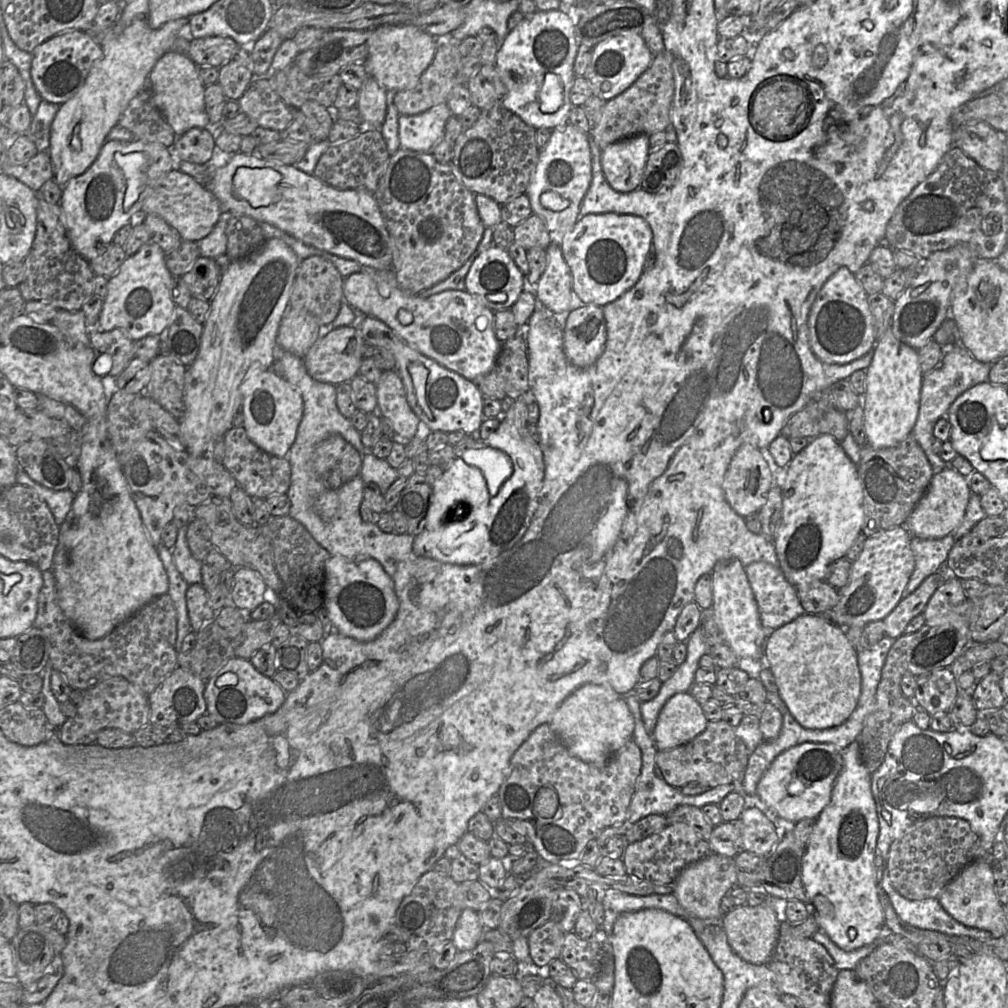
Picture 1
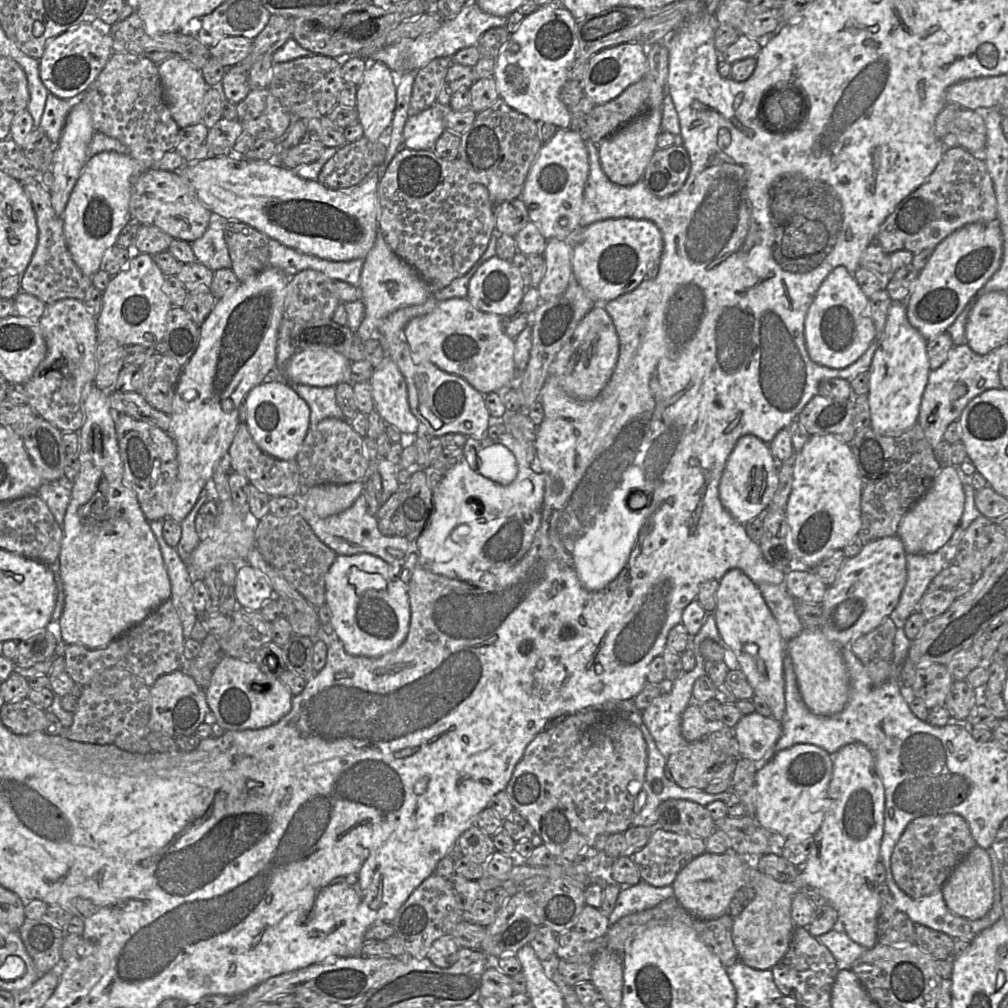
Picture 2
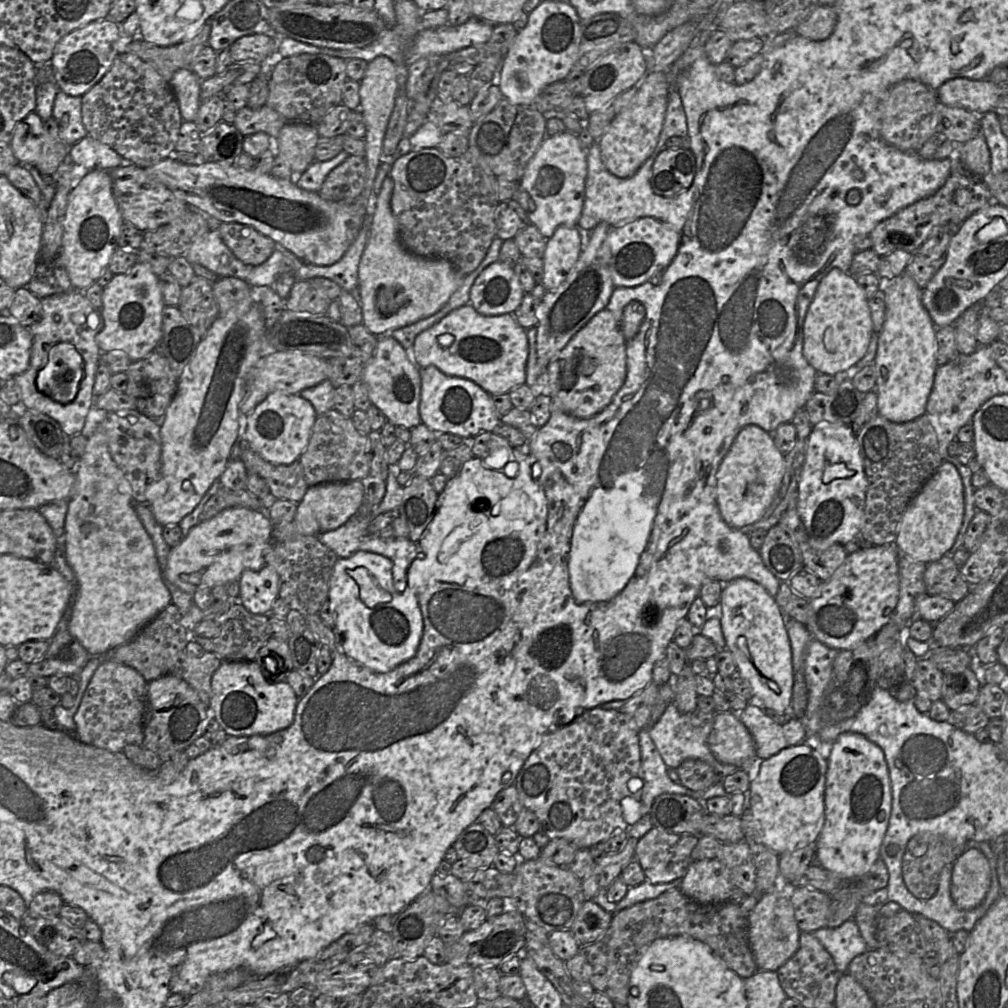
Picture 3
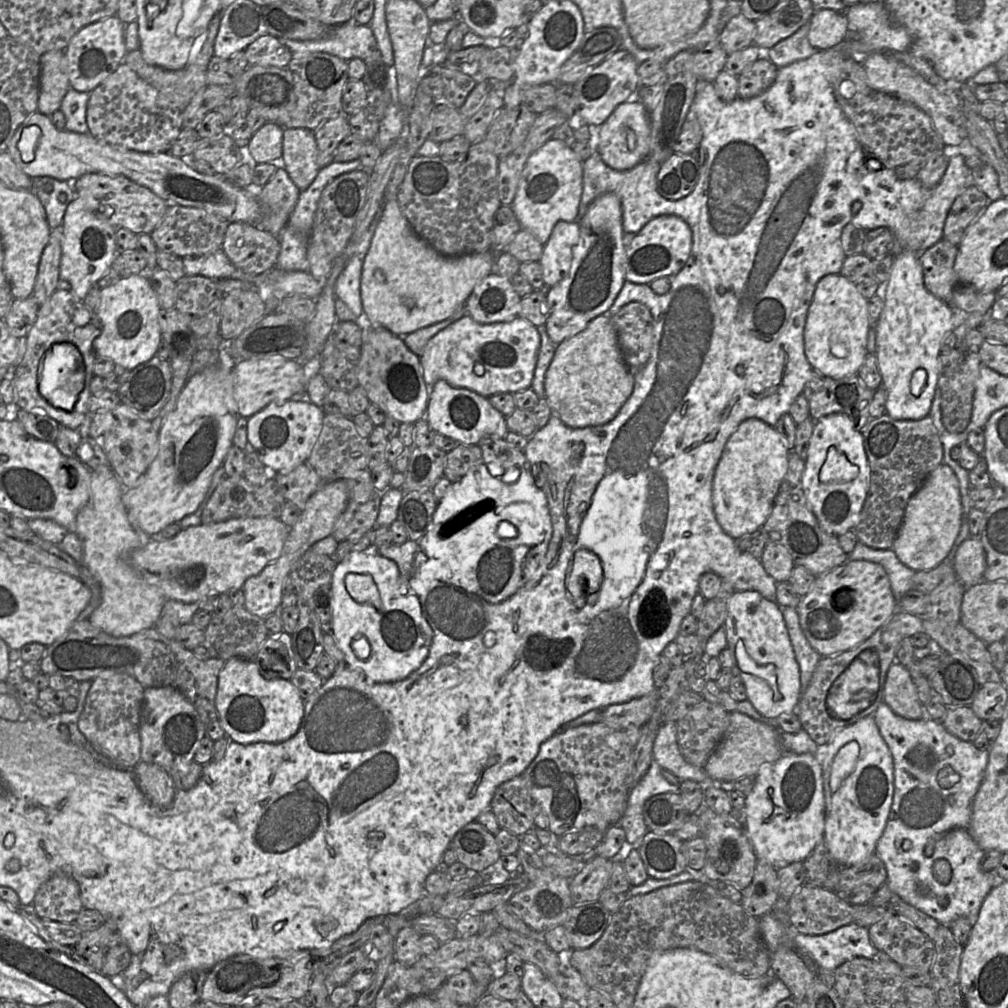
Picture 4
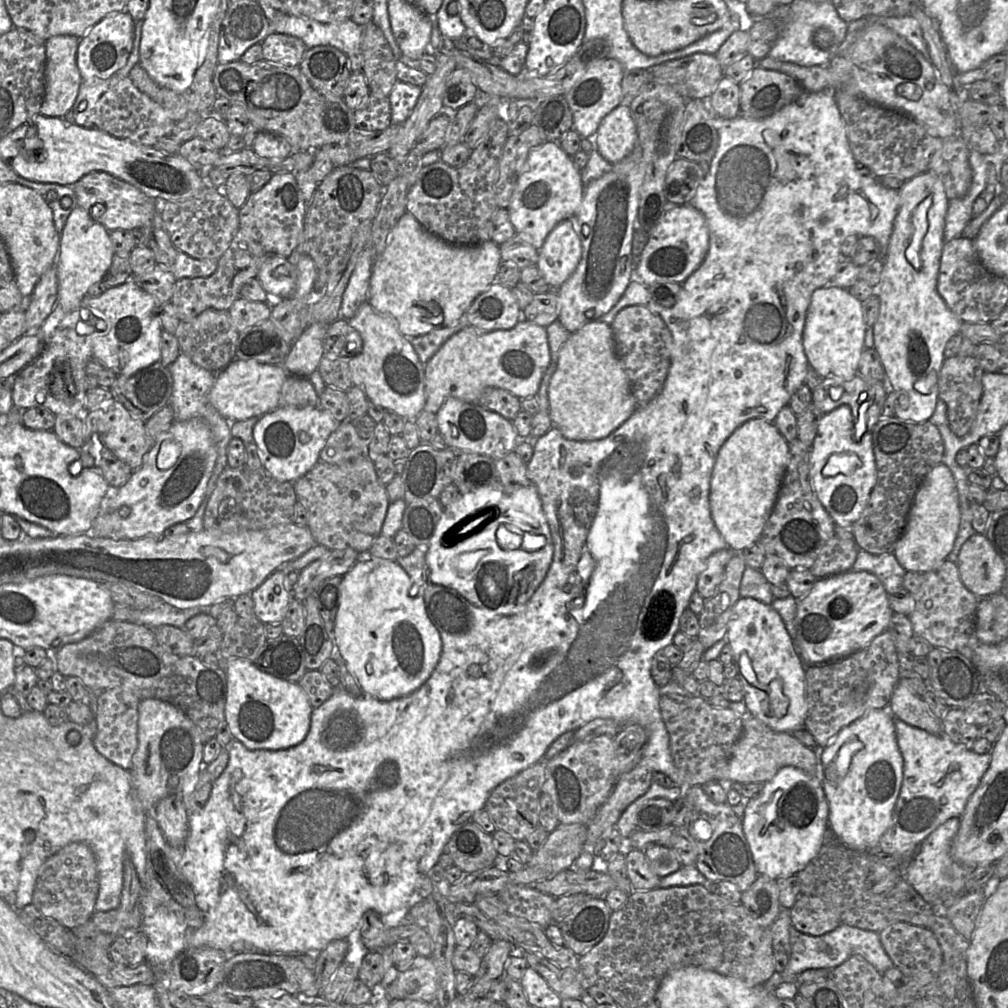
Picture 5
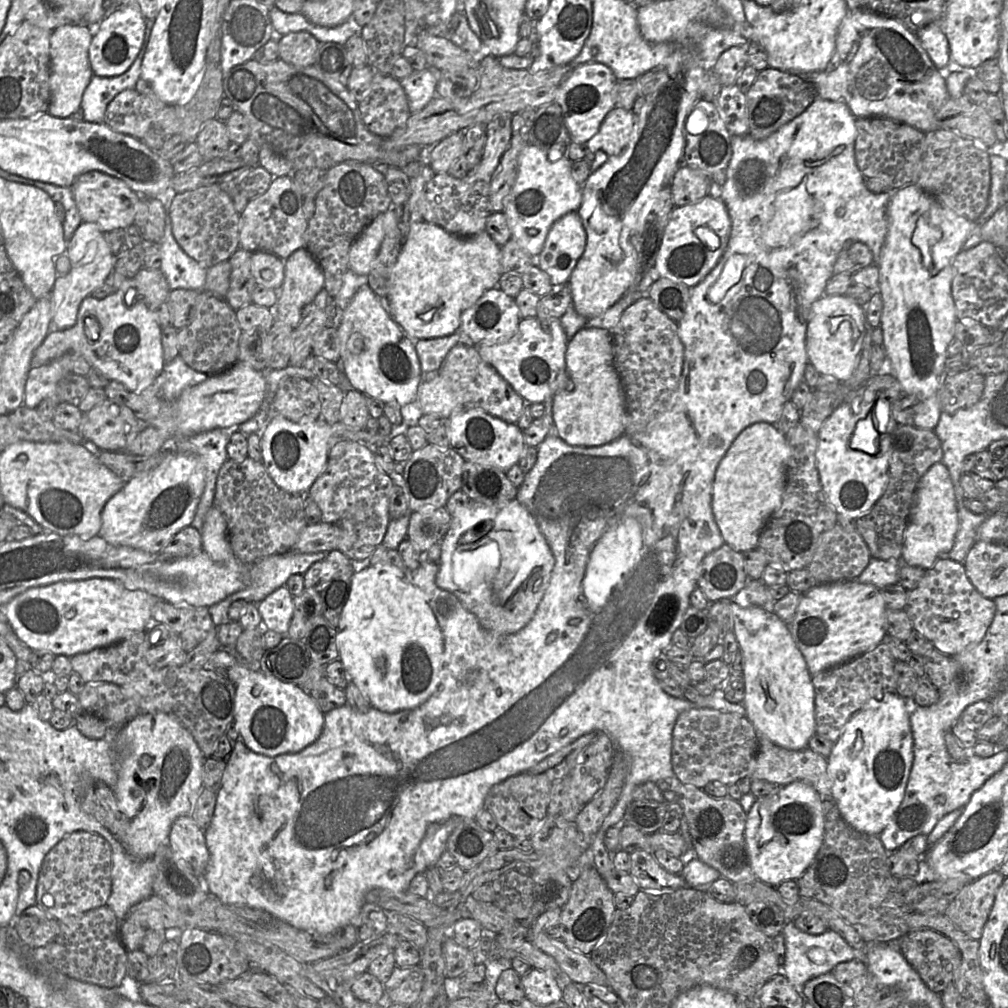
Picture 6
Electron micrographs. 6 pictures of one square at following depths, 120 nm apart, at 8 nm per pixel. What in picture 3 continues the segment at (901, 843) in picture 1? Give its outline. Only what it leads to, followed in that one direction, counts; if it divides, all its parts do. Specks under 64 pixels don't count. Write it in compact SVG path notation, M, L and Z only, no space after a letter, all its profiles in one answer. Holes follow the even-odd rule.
M921 833L913 836L907 843L902 860L902 875L910 893L918 899L927 900L937 891L940 873L944 866L953 864L967 849L954 840L932 833Z

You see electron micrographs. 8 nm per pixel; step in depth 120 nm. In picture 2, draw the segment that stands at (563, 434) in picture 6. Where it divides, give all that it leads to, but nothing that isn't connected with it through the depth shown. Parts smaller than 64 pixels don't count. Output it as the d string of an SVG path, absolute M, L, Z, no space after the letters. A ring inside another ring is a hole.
M596 304L579 322L569 340L557 353L550 376L568 394L581 399L596 398L609 382L619 356L618 335L602 304Z

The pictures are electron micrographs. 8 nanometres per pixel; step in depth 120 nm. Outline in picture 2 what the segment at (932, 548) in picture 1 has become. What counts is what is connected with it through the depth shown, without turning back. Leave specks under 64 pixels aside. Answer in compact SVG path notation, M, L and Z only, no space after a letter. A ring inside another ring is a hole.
M946 544L932 554L907 554L907 578L899 602L889 617L897 628L903 628L907 618L918 609L922 596L932 580L954 562L955 549Z

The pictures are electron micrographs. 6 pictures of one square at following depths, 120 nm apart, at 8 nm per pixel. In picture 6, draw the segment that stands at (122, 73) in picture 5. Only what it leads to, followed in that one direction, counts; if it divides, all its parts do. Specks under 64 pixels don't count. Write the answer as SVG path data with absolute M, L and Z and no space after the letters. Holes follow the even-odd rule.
M148 19L141 50L126 72L113 77L92 76L83 93L80 105L84 112L84 121L103 123L107 106L114 97L123 90L135 88L137 81L141 77L142 61L154 21L155 19Z

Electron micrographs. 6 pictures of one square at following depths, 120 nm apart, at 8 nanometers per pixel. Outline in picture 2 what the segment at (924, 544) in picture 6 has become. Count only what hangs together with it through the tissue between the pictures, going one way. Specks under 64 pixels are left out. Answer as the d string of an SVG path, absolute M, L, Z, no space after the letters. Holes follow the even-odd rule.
M953 466L940 468L925 494L901 519L897 536L907 554L932 554L945 546L955 532L964 511L965 494Z

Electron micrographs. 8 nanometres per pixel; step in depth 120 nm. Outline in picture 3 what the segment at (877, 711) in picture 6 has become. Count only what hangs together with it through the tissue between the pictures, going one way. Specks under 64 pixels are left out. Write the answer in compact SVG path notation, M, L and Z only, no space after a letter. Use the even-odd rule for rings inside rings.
M844 732L831 745L825 782L825 822L815 843L818 865L846 880L865 875L880 858L892 806L883 750L865 736Z

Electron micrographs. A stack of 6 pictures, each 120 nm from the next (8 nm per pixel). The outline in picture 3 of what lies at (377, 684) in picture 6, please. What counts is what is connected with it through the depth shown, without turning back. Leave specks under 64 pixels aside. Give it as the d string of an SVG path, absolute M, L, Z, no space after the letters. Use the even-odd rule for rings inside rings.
M359 551L348 558L338 557L334 565L329 583L328 602L330 604L332 617L335 621L335 632L339 639L339 650L352 659L361 662L368 668L377 672L392 671L401 664L411 660L417 654L423 634L423 616L418 604L418 600L410 588L407 587L403 592L399 592L396 589L392 574L392 567L392 561L381 554L368 551Z

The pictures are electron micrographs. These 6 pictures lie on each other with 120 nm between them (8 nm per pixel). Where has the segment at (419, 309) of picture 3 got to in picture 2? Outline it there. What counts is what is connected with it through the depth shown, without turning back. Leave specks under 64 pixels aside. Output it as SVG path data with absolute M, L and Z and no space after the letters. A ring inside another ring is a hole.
M381 233L378 234L373 247L363 260L360 290L365 314L355 333L363 342L380 327L382 318L400 308L423 304L432 294L429 285L420 275L389 248Z

